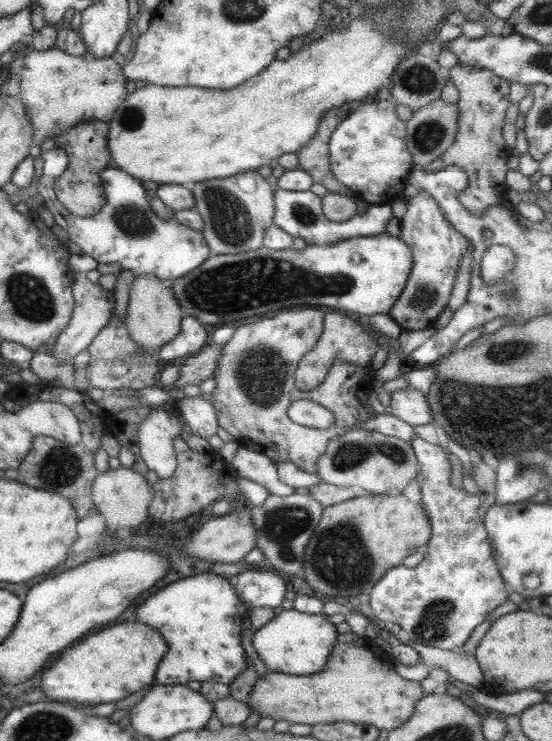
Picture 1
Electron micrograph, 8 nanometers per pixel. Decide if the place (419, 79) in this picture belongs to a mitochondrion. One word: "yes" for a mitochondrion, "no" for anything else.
yes

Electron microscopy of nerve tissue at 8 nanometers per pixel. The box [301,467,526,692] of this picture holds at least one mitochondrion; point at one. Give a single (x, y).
(337, 555)

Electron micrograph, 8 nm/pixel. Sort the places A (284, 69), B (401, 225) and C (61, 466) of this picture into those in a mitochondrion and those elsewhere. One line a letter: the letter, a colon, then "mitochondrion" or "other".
A: other
B: other
C: mitochondrion

